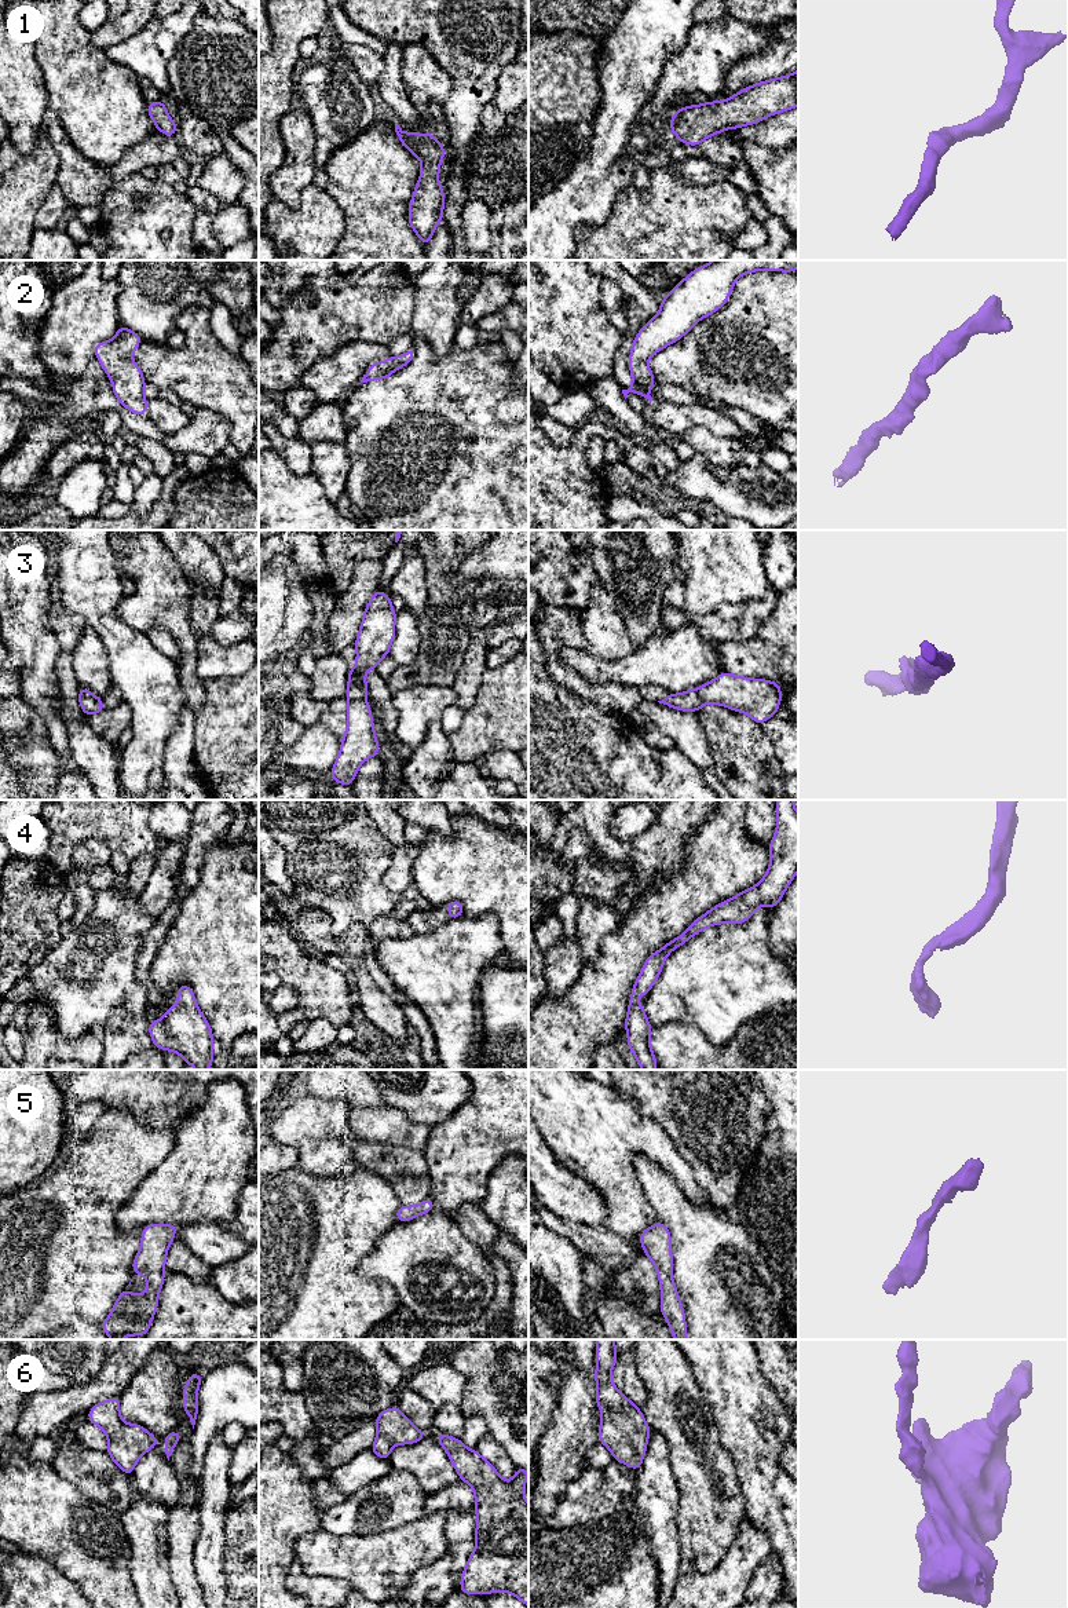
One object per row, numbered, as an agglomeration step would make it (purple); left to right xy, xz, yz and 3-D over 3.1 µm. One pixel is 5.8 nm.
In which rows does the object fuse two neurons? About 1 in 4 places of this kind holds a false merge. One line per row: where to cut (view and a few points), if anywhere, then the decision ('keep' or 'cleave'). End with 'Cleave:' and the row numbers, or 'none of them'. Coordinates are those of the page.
1: no cut | keep
2: no cut | keep
3: no cut | keep
4: no cut | keep
5: no cut | keep
6: no cut | keep
Cleave: none of them

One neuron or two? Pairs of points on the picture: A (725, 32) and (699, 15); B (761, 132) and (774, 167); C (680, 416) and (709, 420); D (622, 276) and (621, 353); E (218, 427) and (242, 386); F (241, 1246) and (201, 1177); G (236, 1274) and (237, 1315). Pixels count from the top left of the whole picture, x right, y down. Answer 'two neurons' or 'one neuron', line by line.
A: two neurons
B: two neurons
C: one neuron
D: one neuron
E: two neurons
F: two neurons
G: two neurons

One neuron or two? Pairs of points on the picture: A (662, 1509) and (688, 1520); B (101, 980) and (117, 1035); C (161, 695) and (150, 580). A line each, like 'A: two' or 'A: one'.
A: two
B: two
C: two

